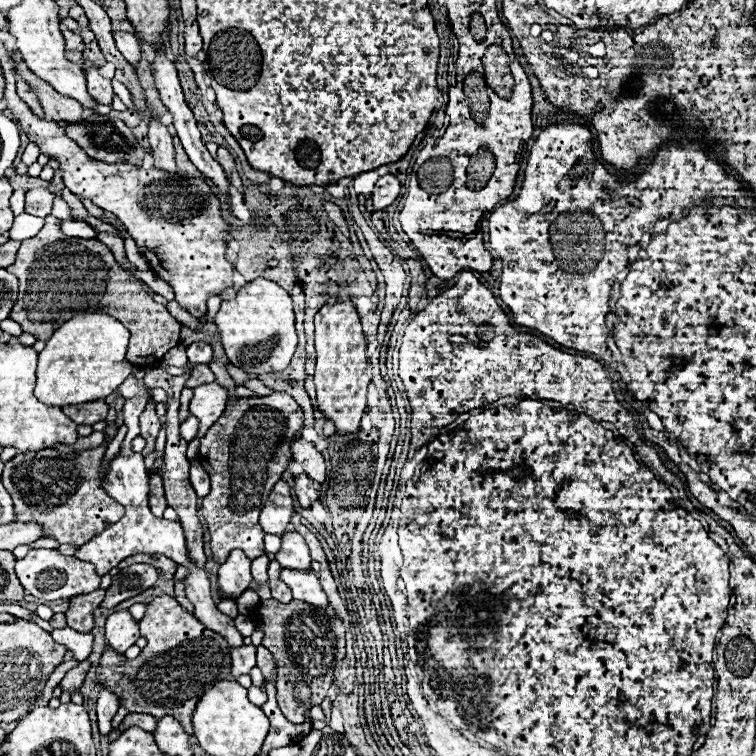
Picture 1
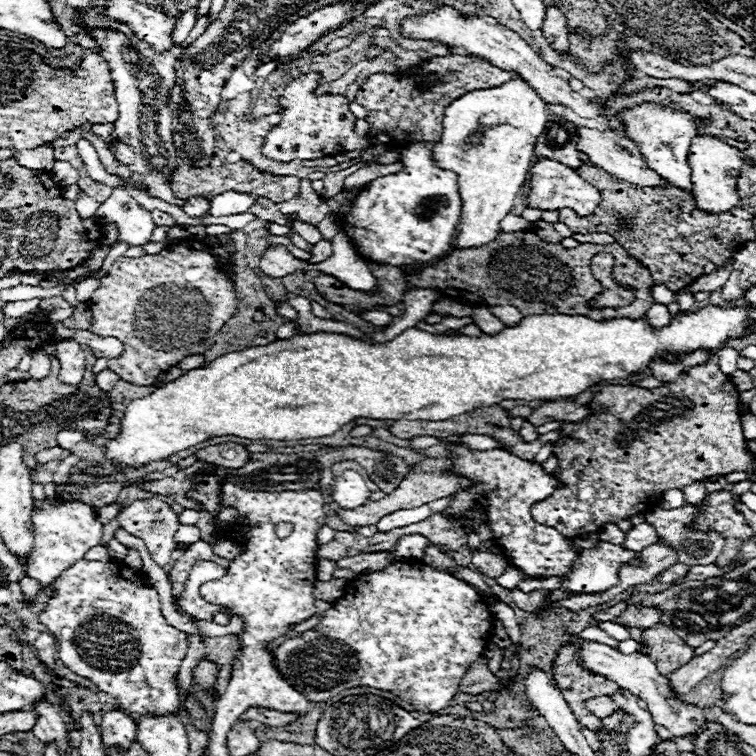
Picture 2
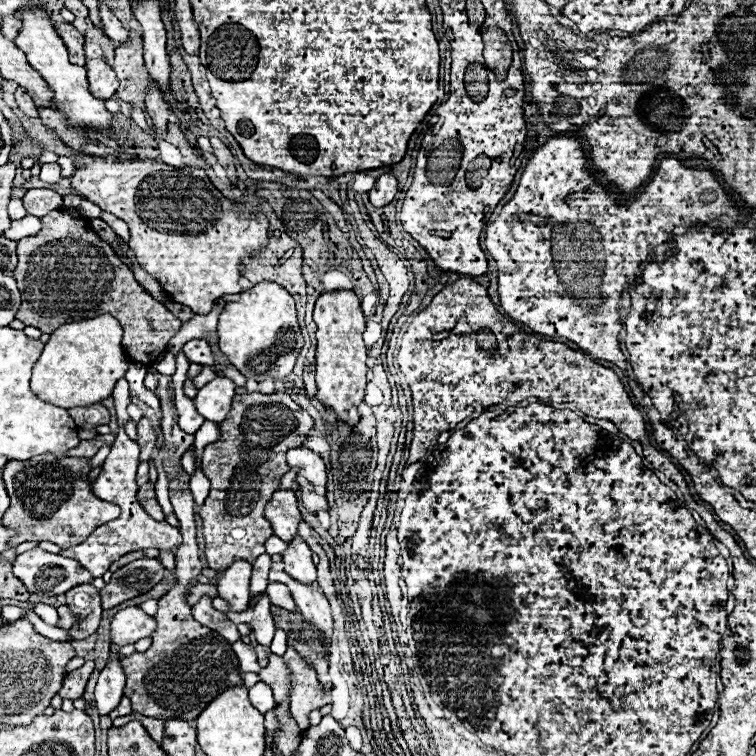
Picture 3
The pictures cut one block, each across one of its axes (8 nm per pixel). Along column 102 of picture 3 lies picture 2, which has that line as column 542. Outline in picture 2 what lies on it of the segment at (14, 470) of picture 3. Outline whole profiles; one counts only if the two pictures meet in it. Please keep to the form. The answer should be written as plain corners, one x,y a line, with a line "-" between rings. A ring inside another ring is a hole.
726,344
718,346
718,350
708,350
708,362
706,364
698,364
694,368
686,368
682,370
682,374
674,380
674,382
666,382
664,386
660,388
638,388
638,386
612,386
612,384
606,384
606,386
600,386
600,390
594,392
594,398
588,402
588,408
592,410
592,414
586,418
586,422
578,422
578,424
572,424
572,422
564,422
562,428
560,428
560,434
562,438
558,440
558,444
554,446
554,454
558,456
558,468
556,468
556,478
560,482
560,488
546,500
542,502
536,502
532,506
532,518
538,522
538,524
544,524
544,526
552,526
556,528
558,532
562,532
564,536
580,536
580,534
586,534
586,532
598,532
604,524
608,522
618,522
618,520
624,520
628,516
634,516
634,514
640,514
640,512
648,512
650,508
658,506
658,500
660,496
670,490
670,488
684,488
688,484
694,484
694,482
704,482
706,478
710,476
726,476
730,472
750,472
752,470
752,464
754,464
754,454
750,454
746,450
746,438
742,434
742,424
740,424
740,412
738,412
738,390
734,386
734,382
720,372
718,368
718,352
724,348

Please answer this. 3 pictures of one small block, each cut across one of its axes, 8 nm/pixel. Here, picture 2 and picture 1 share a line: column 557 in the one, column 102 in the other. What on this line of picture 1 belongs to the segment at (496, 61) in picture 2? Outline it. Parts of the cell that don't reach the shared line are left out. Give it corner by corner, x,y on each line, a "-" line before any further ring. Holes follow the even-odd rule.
98,66
86,68
86,80
88,80
88,92
92,98
96,98
98,104
110,104
112,102
112,96
114,96
112,82
98,74

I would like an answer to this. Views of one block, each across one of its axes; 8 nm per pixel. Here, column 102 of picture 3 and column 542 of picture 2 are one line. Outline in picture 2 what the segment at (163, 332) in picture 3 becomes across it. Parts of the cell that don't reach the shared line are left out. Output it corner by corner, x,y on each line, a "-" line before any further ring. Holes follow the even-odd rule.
500,232
498,238
486,246
486,254
450,254
450,256
446,256
444,260
440,260
436,266
432,266
432,286
420,286
420,288
436,288
436,290
442,290
444,296
464,298
464,300
470,302
470,304
490,304
490,306
506,306
506,304
512,304
512,306
516,306
524,316
532,316
532,314
570,314
570,316
586,316
586,318
594,318
594,320
642,318
642,316
648,312
648,308
654,304
654,302
652,302
652,276
650,276
650,272
648,272
646,268
642,268
636,260
632,260
632,258
628,256
628,252
626,252
622,246
618,246
616,242
614,242
614,244
582,244
582,246
578,246
578,248
566,250
566,248
562,248
562,244
546,244
546,242
542,242
534,232
-
600,252
614,254
614,262
616,262
614,268
618,268
618,270
634,270
634,292
636,292
636,300
634,300
632,304
628,304
628,306
624,306
624,308
606,308
606,312
602,312
602,310
590,310
590,308
586,306
586,300
590,300
594,294
602,292
602,286
600,286
600,284
592,278
592,274
590,274
590,260
592,260
594,254
600,254

